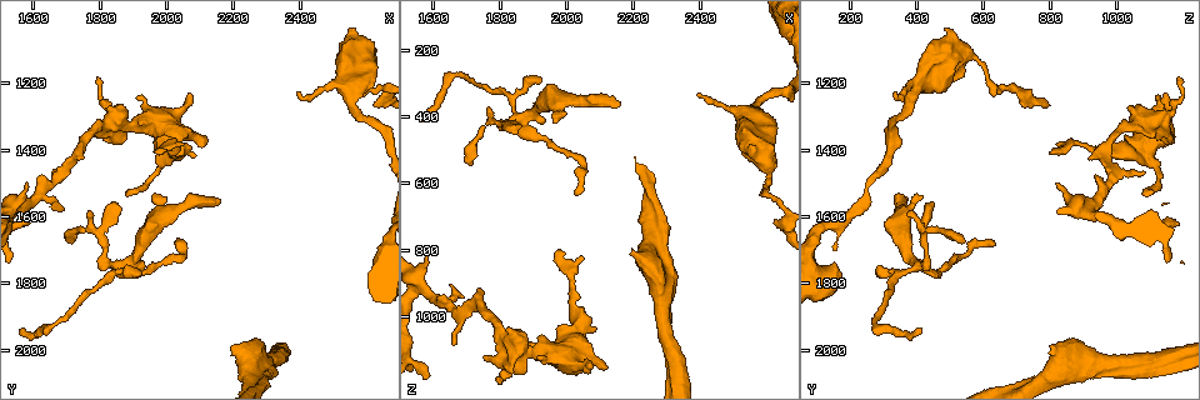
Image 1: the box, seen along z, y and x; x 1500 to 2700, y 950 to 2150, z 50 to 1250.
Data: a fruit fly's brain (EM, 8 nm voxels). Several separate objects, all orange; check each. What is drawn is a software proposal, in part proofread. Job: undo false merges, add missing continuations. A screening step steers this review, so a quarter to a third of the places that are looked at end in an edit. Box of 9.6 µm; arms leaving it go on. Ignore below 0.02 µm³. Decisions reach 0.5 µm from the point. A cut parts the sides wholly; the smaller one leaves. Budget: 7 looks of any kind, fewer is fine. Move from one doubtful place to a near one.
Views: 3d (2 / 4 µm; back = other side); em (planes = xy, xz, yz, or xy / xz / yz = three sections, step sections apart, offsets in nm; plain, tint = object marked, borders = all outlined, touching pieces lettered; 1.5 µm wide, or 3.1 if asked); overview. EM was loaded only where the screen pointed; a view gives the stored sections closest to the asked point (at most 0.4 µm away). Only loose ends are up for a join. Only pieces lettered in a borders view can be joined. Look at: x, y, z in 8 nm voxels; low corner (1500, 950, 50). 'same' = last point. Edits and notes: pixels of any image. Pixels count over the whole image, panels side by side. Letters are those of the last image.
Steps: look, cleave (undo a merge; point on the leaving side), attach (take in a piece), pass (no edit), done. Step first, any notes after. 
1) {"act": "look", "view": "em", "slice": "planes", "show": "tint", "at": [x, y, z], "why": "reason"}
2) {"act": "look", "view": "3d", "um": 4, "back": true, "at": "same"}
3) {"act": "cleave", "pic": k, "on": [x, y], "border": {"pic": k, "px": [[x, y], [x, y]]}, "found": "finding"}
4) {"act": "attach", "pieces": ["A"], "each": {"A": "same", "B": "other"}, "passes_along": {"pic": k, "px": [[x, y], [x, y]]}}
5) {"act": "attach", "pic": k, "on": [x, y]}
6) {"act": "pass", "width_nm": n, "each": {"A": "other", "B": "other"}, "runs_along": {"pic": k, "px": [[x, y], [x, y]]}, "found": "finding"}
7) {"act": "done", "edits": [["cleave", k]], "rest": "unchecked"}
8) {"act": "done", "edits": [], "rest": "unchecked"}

{"act": "look", "view": "3d", "um": 4, "at": [2160, 1570, 370], "why": "branch stops here"}

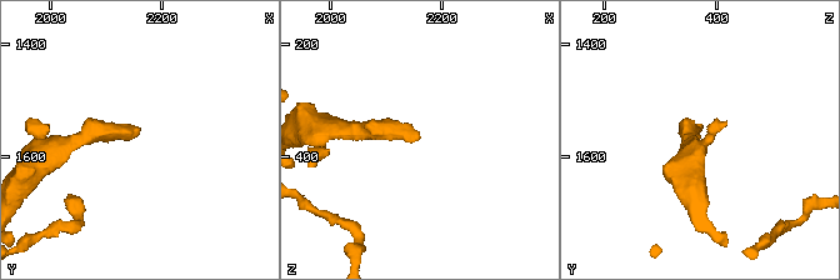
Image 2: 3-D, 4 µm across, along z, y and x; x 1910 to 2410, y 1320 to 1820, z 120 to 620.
{"act": "look", "view": "em", "slice": "planes", "show": "borders", "at": [2160, 1565, 360]}

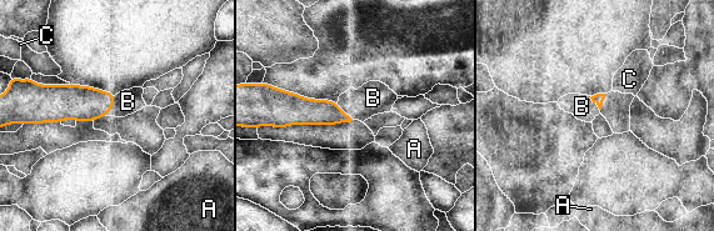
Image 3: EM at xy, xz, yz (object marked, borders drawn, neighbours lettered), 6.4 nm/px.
{"act": "attach", "pieces": ["B"], "each": {"A": "other", "B": "same", "C": "other"}, "found": "it goes on there"}

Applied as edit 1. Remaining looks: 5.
{"act": "look", "view": "overview"}

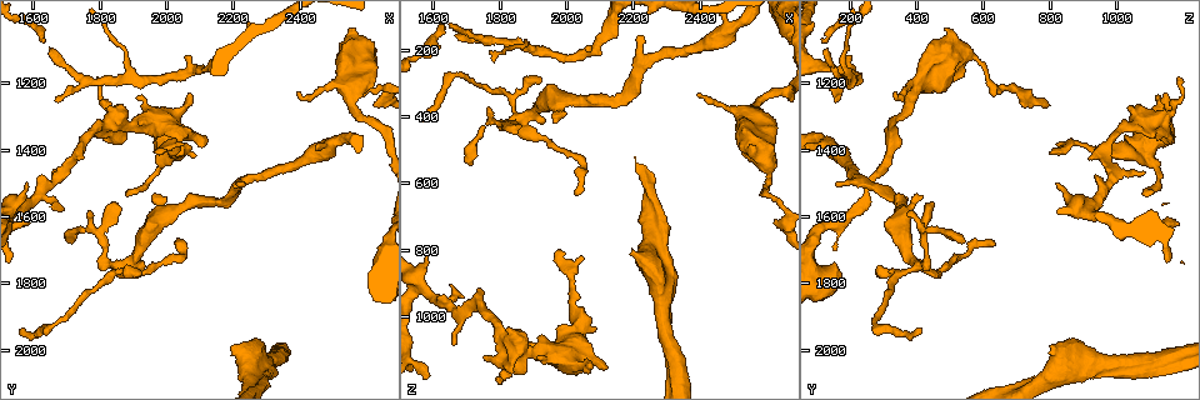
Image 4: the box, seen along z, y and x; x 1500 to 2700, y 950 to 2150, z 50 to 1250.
{"act": "look", "view": "3d", "um": 4, "at": [2540, 1040, 490], "why": "thick end"}

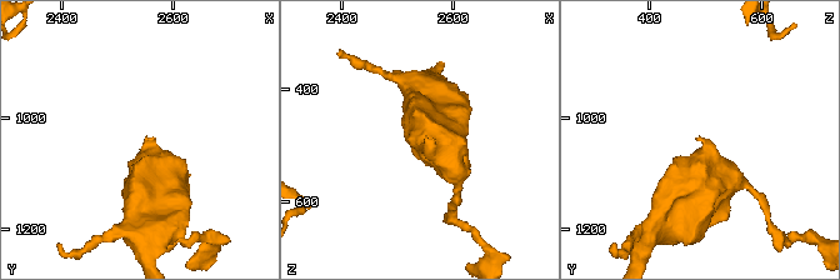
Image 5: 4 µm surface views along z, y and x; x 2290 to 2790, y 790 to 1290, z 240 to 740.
{"act": "look", "view": "em", "slice": "planes", "show": "plain", "at": [2550, 1035, 495], "why": "need the tissue"}

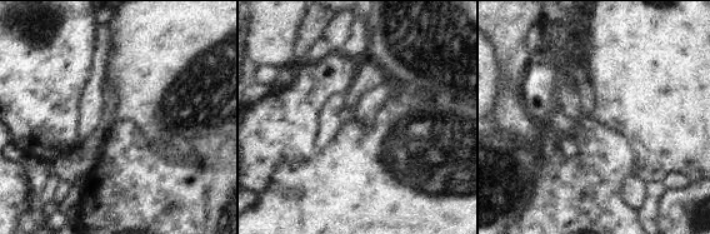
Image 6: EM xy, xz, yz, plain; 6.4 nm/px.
{"act": "look", "view": "em", "slice": "planes", "show": "borders", "at": "same"}

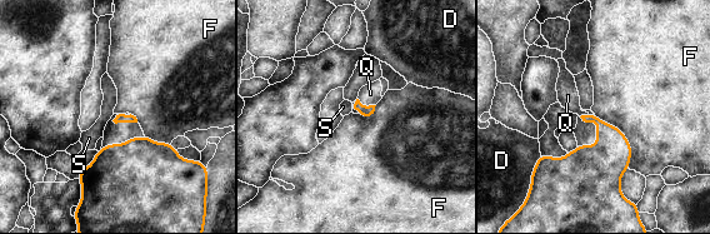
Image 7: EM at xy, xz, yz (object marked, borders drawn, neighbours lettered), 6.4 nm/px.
{"act": "attach", "pieces": ["Q"], "longest_contact_nm": ["F", 420], "each": {"D": "other", "F": "other", "Q": "same", "S": "other"}, "passes_along": {"pic": 7, "px": [[366, 111], [366, 106], [370, 94]]}, "found": "the neuron continues"}

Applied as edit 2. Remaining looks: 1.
{"act": "done", "edits": [["attach", 3], ["attach", 7]], "rest": "unchecked"}

